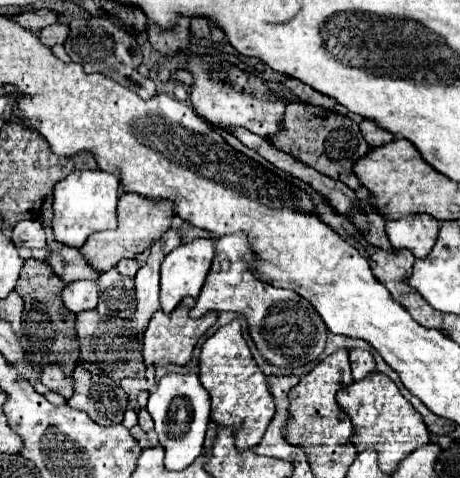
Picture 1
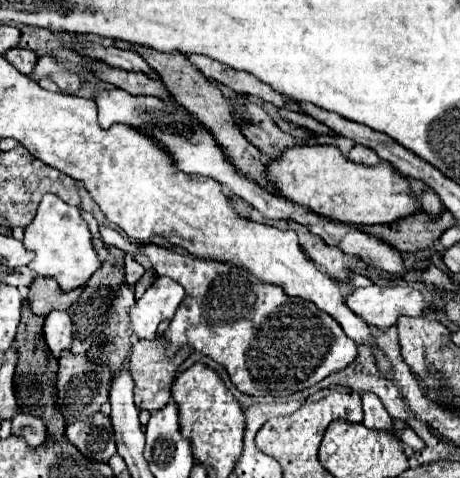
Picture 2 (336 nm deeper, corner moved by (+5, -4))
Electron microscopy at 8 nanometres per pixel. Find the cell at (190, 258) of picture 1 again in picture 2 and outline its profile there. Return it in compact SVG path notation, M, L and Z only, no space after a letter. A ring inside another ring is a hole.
M159 276L145 294L129 308L129 320L137 338L153 340L159 322L171 320L185 298L183 288L165 276Z

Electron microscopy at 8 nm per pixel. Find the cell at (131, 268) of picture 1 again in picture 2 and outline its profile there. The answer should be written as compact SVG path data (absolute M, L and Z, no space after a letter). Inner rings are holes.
M127 256L125 258L125 262L123 262L123 270L125 270L125 280L127 280L127 284L129 286L133 286L141 276L143 276L143 266L139 264L139 262L135 262L131 256Z

